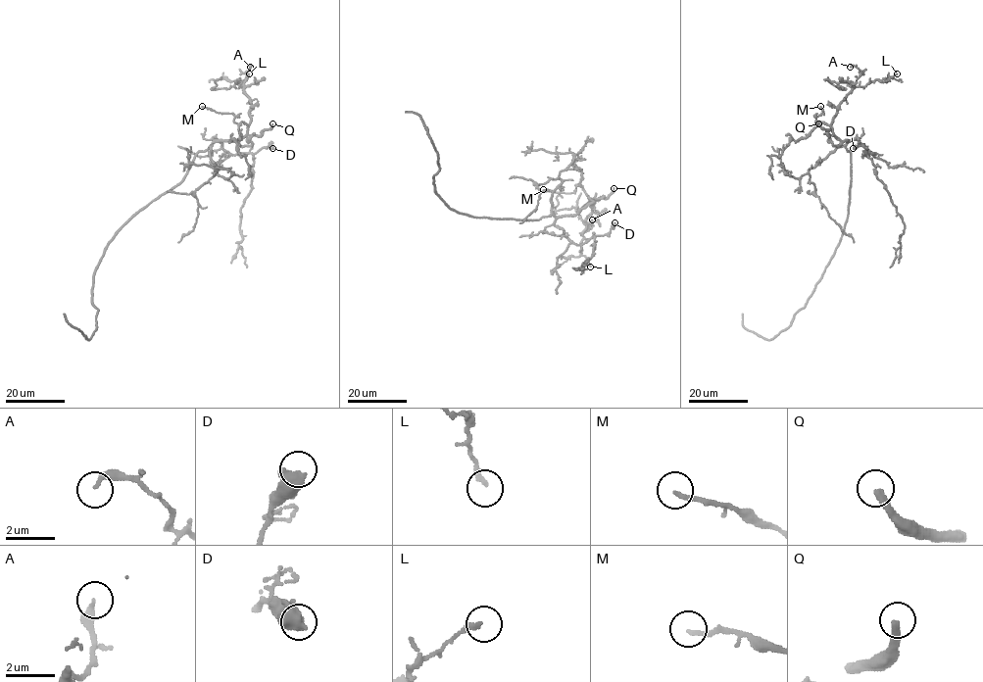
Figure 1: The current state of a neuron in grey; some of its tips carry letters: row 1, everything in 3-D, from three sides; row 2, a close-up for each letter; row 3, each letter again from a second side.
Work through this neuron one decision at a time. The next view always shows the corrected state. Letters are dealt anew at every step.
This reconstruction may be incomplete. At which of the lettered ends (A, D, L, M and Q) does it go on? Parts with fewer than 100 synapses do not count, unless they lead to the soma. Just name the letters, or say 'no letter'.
Q

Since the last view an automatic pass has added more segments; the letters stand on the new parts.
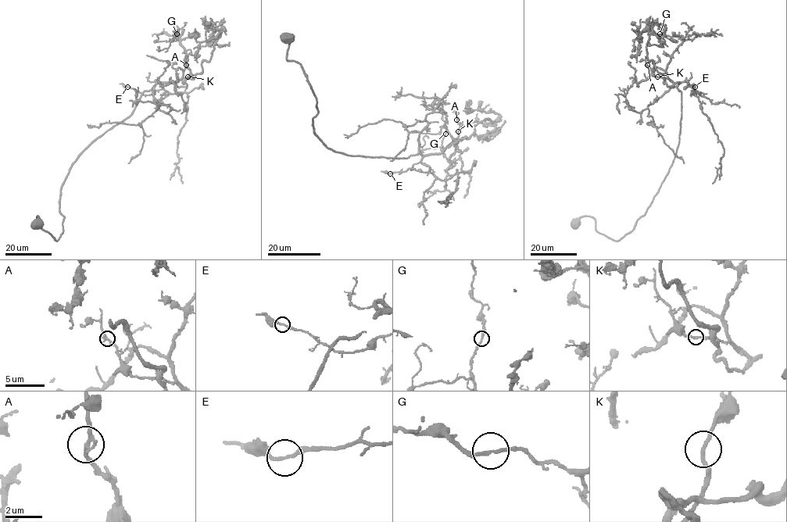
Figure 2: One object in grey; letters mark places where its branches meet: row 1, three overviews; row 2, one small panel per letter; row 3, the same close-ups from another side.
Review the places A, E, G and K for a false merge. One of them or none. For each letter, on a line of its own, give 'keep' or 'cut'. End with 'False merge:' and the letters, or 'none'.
A: keep
E: keep
G: keep
K: keep
False merge: none

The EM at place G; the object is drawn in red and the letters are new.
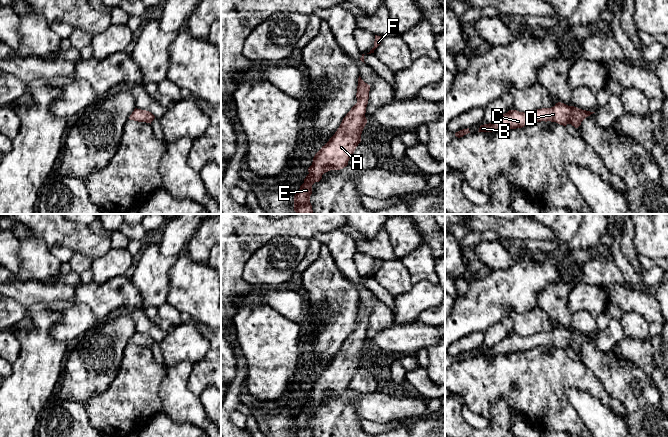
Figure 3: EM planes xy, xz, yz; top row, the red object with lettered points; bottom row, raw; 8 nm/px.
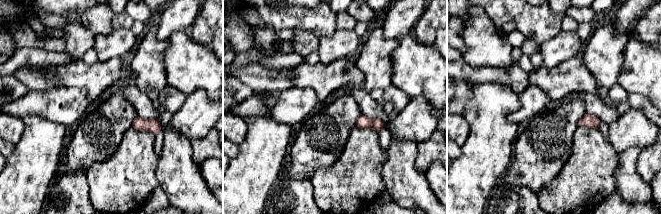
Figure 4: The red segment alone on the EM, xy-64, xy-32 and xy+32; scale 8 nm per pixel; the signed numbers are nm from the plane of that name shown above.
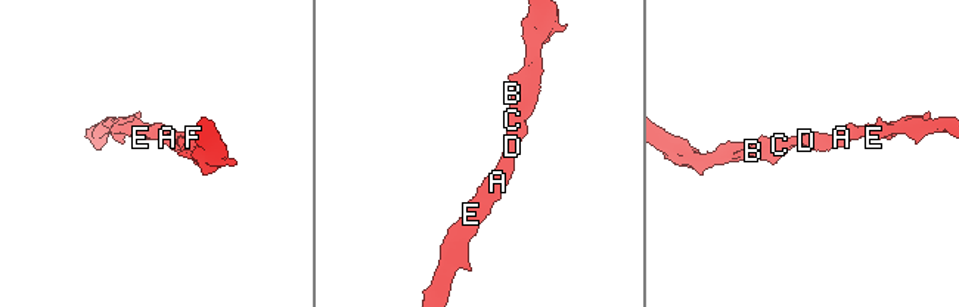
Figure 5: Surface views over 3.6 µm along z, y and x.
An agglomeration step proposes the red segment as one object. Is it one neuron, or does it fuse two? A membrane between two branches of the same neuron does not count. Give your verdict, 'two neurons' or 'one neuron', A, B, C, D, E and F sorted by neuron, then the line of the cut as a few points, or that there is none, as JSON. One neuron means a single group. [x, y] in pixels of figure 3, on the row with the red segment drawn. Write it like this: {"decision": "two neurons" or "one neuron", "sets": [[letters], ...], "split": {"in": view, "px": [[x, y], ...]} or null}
{"decision": "one neuron", "sets": [["A", "B", "C", "D", "E", "F"]], "split": null}

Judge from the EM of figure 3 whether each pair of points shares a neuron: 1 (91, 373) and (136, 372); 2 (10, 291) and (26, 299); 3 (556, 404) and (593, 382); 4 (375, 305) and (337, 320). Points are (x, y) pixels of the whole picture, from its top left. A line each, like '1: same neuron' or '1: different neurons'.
1: different neurons
2: same neuron
3: same neuron
4: different neurons

